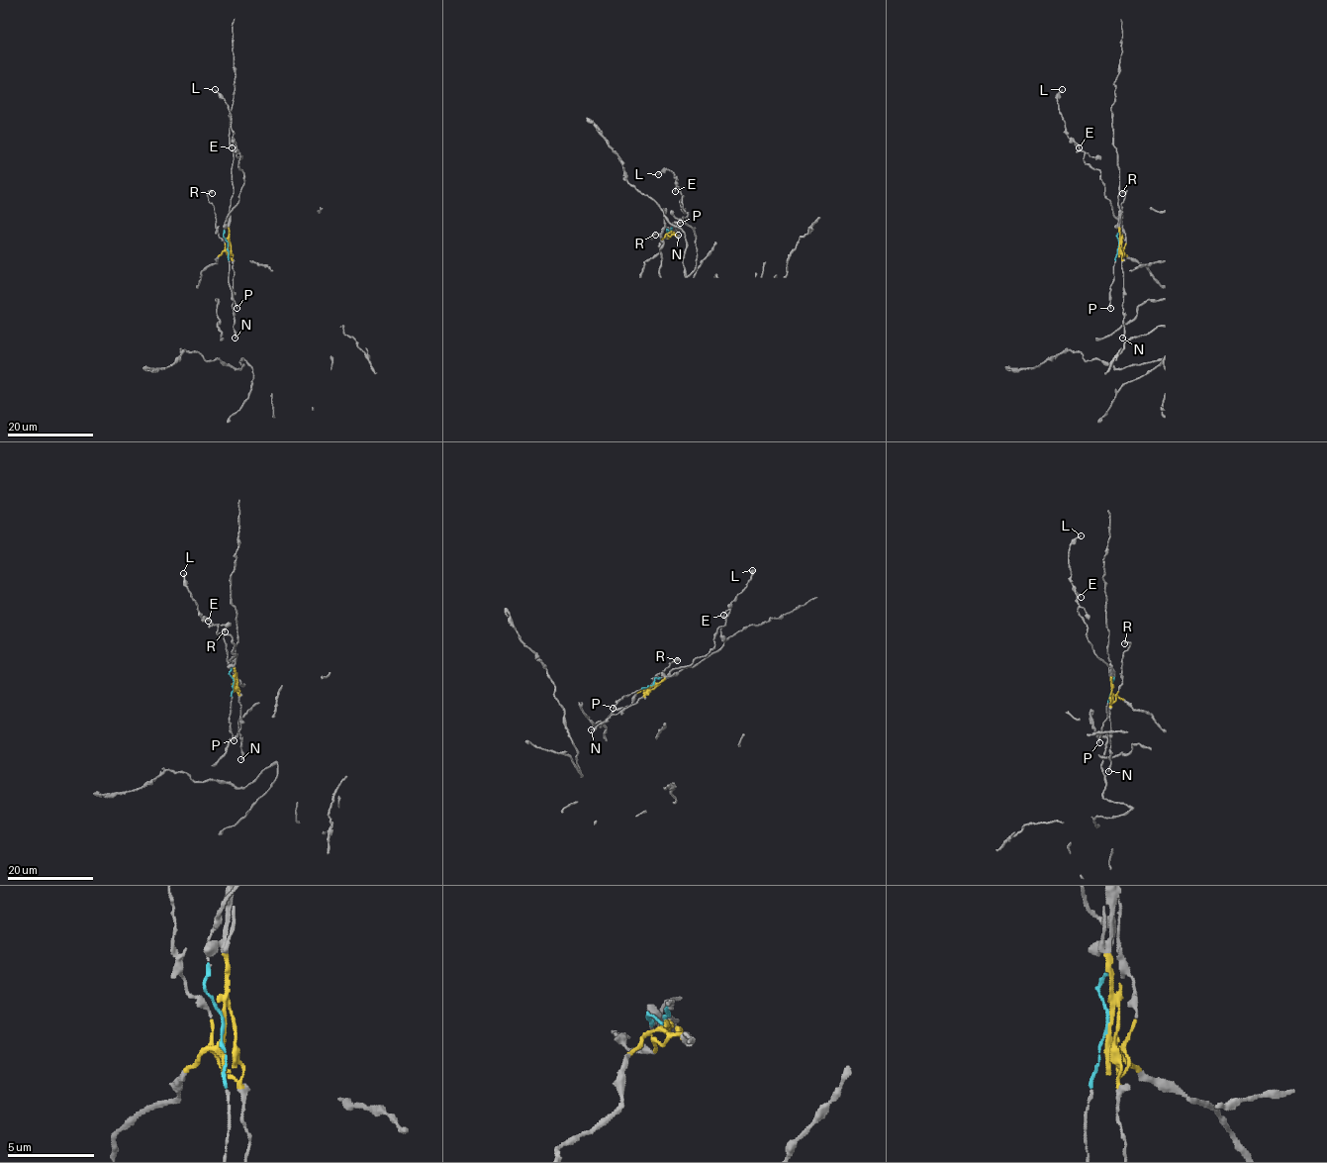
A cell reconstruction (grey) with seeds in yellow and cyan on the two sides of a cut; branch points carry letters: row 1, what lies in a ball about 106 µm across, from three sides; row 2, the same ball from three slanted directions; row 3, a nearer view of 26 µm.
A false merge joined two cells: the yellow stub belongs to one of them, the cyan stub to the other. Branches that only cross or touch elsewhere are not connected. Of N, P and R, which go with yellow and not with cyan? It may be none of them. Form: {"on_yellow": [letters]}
{"on_yellow": ["N", "R"]}

